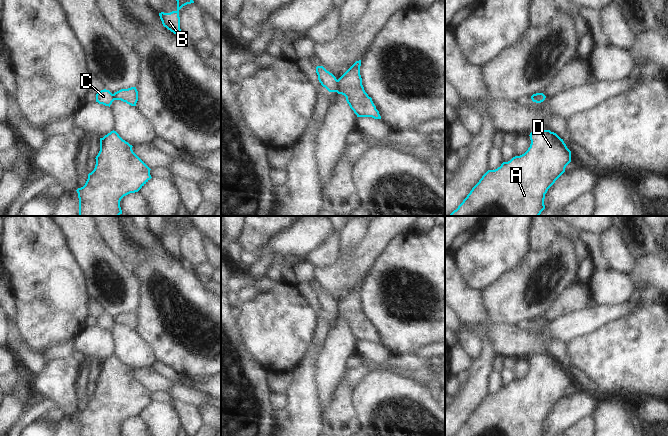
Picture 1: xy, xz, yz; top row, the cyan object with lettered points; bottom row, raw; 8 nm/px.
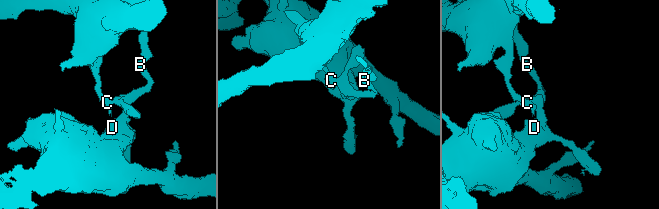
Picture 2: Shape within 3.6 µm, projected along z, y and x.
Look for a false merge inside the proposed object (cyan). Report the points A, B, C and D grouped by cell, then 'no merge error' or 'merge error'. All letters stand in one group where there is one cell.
A B D / C | merge error

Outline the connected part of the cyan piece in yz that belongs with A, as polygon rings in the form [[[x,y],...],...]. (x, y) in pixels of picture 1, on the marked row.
[[[550,130],[533,131],[529,136],[531,144],[524,154],[503,162],[495,170],[488,170],[458,208],[448,216],[539,216],[545,209],[545,194],[571,162],[571,151],[563,139]]]

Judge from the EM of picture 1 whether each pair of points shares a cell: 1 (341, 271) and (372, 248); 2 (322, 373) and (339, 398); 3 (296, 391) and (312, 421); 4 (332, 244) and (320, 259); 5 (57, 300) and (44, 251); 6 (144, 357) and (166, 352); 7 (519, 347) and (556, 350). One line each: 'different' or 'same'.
1: same
2: different
3: same
4: same
5: same
6: different
7: different

